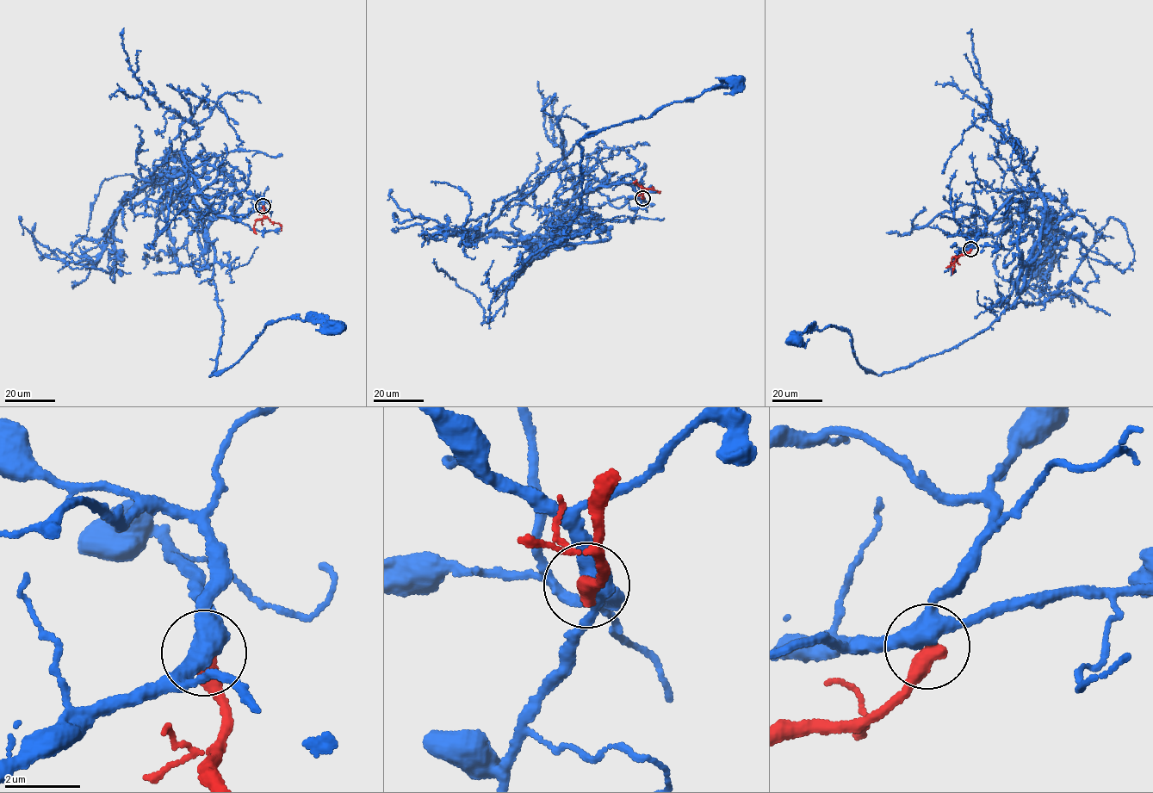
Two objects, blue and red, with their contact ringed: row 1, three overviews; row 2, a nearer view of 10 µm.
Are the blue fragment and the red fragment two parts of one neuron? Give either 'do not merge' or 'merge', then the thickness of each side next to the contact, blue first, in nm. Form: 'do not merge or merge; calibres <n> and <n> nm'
do not merge; calibres 440 and 480 nm

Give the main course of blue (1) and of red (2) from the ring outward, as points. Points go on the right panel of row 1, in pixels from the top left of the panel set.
1: (970, 250), (957, 251), (1013, 195), (1037, 191), (1042, 238), (987, 328), (877, 374), (846, 331), (795, 339)
2: (970, 250), (968, 253), (952, 257), (951, 264), (945, 268)

